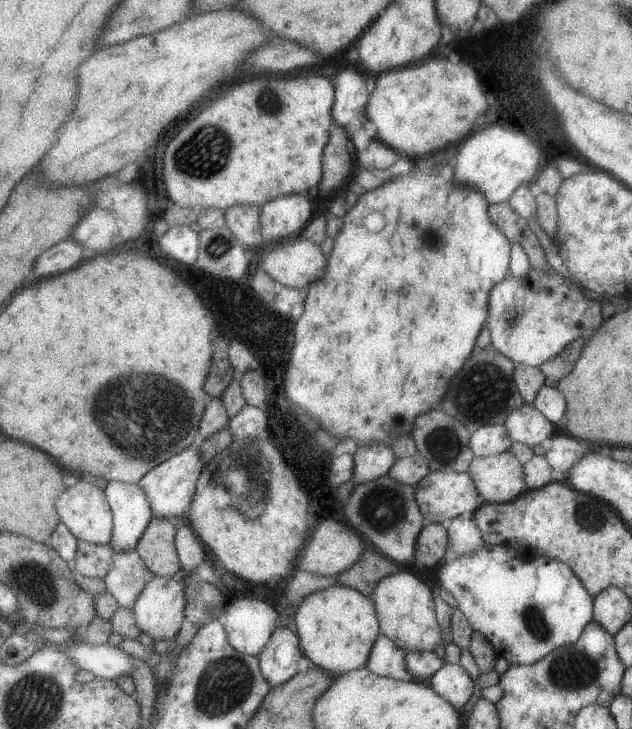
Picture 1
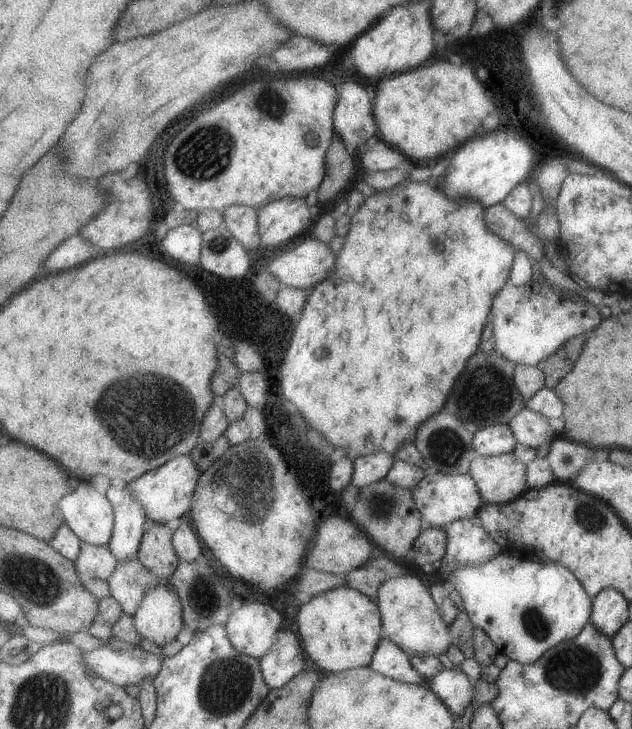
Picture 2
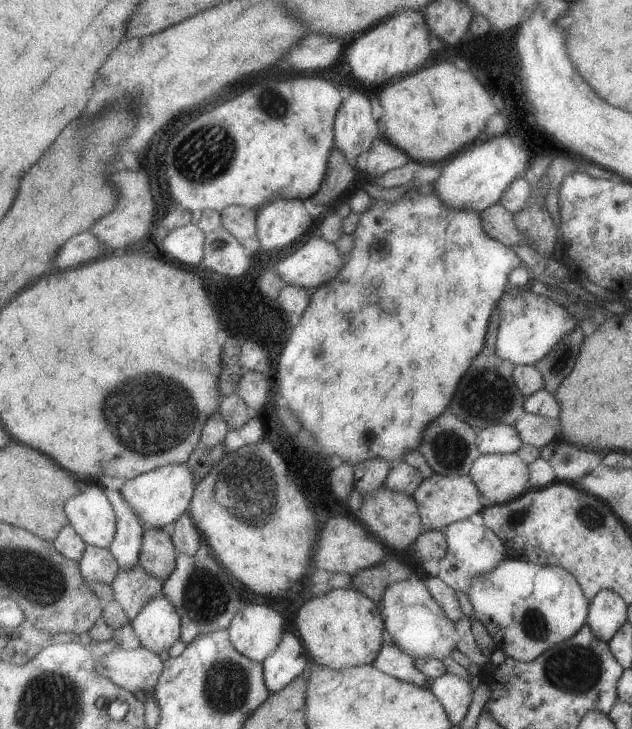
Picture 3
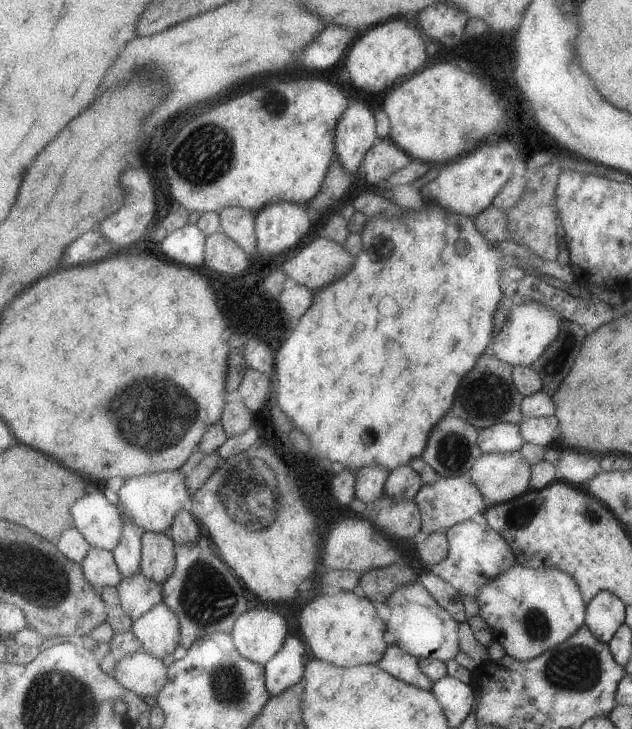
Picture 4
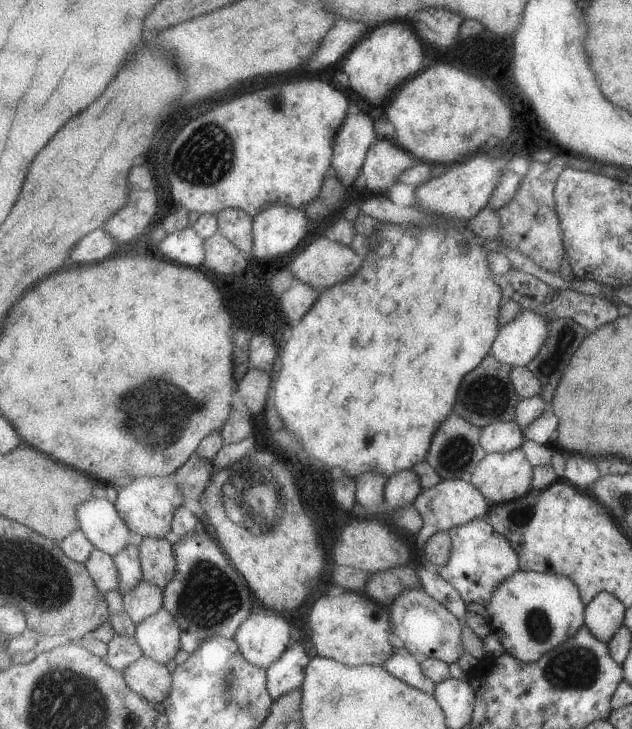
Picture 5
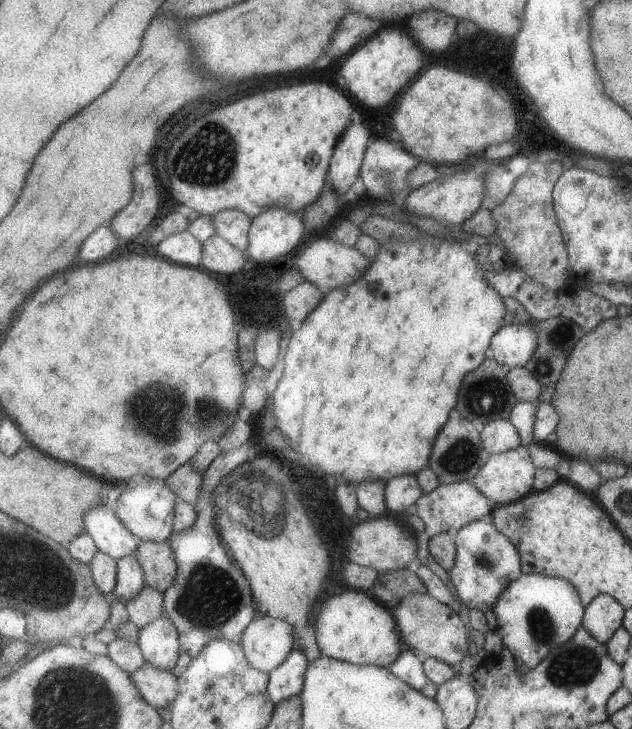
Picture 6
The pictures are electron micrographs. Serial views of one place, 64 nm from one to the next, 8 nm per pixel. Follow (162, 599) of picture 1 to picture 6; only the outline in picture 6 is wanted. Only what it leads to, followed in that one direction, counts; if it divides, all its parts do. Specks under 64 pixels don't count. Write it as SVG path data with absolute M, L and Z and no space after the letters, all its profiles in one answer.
M165 612L158 620L140 630L138 644L146 661L169 671L182 654L180 633Z

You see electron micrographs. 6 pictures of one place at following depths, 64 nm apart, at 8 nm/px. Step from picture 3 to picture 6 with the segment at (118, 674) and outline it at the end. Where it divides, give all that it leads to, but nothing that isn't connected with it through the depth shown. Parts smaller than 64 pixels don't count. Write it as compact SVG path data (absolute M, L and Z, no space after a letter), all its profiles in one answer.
M148 661L131 679L142 696L157 709L170 708L178 696L178 677L166 669L161 669Z

